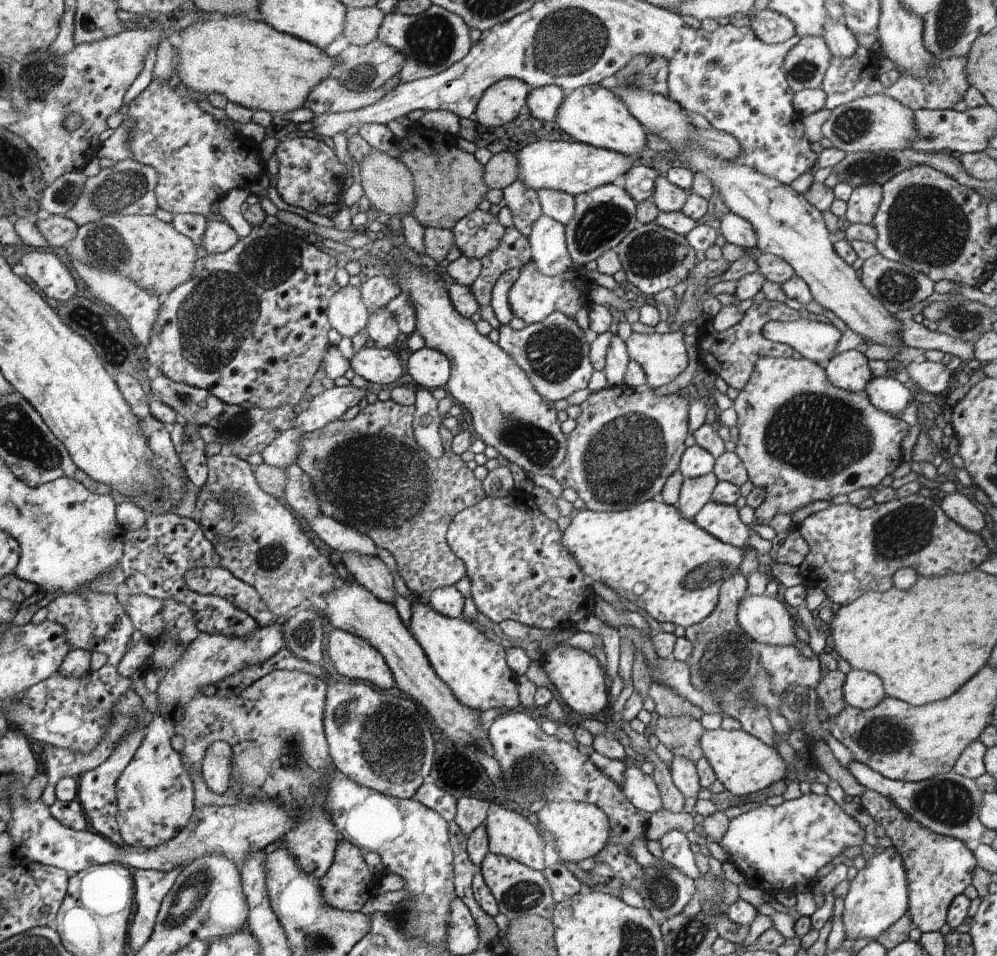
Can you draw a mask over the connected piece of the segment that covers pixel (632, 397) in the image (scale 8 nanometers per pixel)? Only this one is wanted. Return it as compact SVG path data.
M648 382L637 387L626 384L608 387L588 396L580 406L582 414L568 437L566 460L554 471L553 477L563 488L574 488L585 502L585 508L596 512L621 511L638 503L658 498L667 480L678 470L686 450L686 436L689 434L691 397L676 393L659 396Z

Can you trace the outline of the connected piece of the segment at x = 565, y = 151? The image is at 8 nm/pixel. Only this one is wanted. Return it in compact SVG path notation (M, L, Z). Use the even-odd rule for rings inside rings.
M536 140L525 146L520 152L519 180L526 181L532 188L562 191L572 196L593 191L602 185L610 185L623 180L634 166L637 158L605 148L596 148L591 144L566 141Z

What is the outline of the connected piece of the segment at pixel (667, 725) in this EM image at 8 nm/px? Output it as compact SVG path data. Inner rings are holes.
M683 714L659 716L656 725L650 730L650 735L656 737L676 756L692 759L696 763L703 757L700 739L705 732L705 728L698 719L692 718L689 714Z

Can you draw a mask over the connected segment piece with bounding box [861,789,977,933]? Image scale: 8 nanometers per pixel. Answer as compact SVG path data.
M866 789L861 796L861 804L868 814L886 830L886 836L894 842L894 848L902 857L909 884L909 915L914 927L920 928L922 933L939 931L947 922L947 910L956 895L962 894L964 889L971 884L977 858L973 853L973 846L963 840L938 834L931 828L925 827L904 811L901 811L889 798L872 789Z

